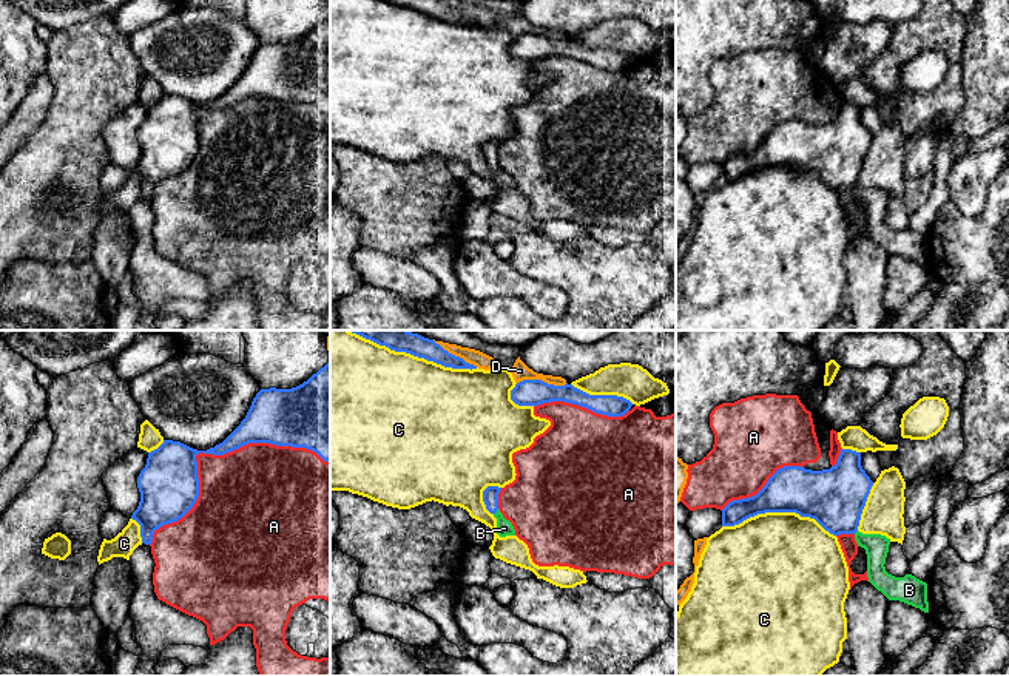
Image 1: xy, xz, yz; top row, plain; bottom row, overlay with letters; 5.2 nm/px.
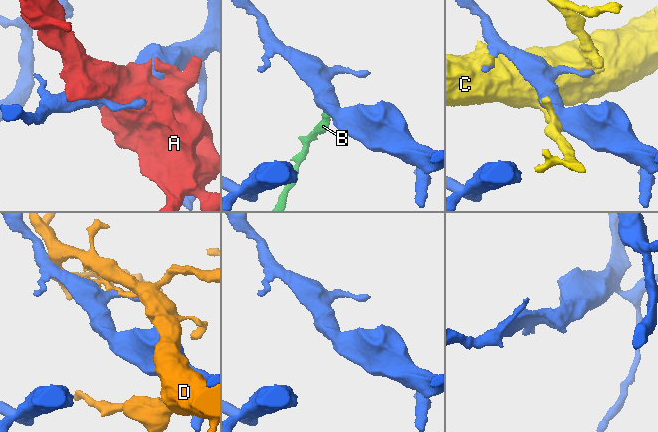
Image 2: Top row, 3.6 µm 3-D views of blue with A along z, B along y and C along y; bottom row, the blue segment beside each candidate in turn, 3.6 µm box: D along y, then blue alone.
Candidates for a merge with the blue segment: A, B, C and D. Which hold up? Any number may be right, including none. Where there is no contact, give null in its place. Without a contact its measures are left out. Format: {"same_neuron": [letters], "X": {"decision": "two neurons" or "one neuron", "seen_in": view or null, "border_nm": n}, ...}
{"same_neuron": ["B"], "A": {"decision": "two neurons", "seen_in": "xy", "border_nm": 1050}, "B": {"decision": "one neuron", "seen_in": "xz", "border_nm": 40}, "C": {"decision": "two neurons", "seen_in": "yz", "border_nm": 600}, "D": {"decision": "two neurons", "seen_in": "xz", "border_nm": 260}}

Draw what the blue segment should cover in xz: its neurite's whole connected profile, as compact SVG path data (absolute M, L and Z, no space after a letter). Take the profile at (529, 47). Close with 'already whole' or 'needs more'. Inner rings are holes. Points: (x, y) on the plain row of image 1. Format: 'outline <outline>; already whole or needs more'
outline M523 34L511 45L511 54L518 60L538 60L565 56L608 71L625 69L633 57L617 49L589 49L572 39L554 40L542 34Z; already whole

